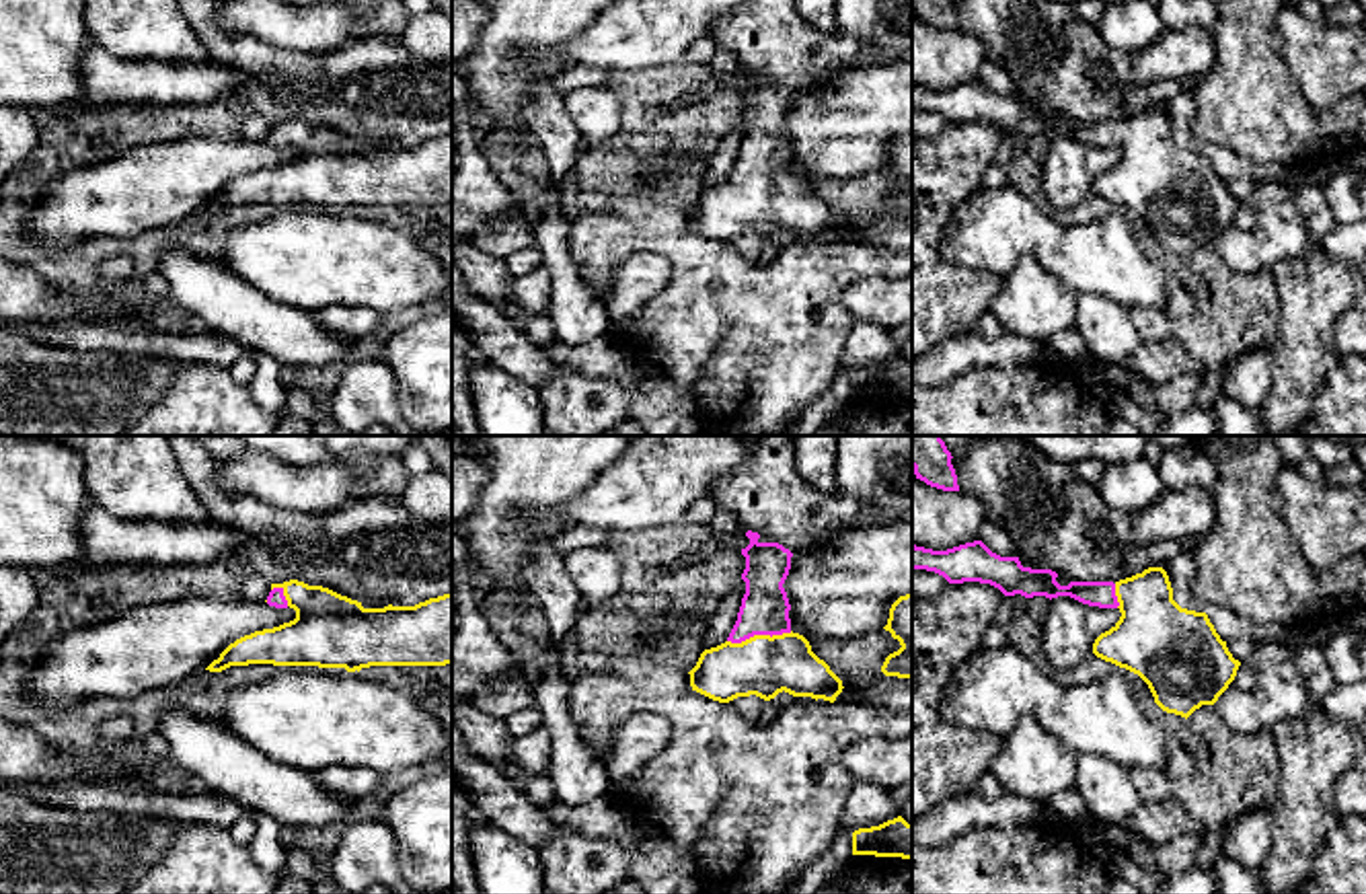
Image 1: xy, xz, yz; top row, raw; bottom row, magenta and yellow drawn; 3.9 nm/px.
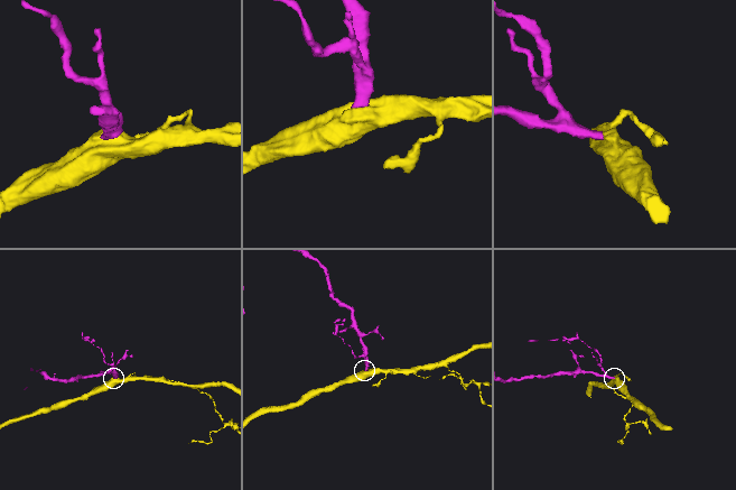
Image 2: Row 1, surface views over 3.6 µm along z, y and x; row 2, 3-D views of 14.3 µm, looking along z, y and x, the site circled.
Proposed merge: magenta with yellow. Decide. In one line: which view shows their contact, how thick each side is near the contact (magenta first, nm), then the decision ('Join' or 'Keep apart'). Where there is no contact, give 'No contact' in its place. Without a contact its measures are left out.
Touches magenta in xz. Thickness 190 nm (magenta) against 240 nm. Join

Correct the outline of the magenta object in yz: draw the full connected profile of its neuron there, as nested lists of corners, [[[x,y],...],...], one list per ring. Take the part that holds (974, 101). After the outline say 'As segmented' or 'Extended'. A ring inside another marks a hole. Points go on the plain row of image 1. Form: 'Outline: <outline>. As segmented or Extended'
Outline: [[[974,80],[947,90],[912,84],[912,109],[935,111],[949,123],[990,123],[1004,136],[1070,136],[1089,146],[1117,148],[1120,160],[1095,179],[1093,193],[1138,214],[1163,251],[1185,259],[1202,245],[1214,245],[1241,206],[1206,152],[1173,140],[1163,107],[1115,123],[1060,125],[1056,111],[1023,107],[1019,97],[1000,97]]]. Extended

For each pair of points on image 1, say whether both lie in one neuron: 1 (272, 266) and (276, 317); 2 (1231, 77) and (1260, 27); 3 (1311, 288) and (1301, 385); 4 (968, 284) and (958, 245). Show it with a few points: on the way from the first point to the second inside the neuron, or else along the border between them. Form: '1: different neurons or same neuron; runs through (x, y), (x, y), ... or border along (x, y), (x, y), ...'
1: different neurons; border along (233, 272), (266, 294), (313, 313)
2: same neuron; runs through (1243, 64), (1247, 60), (1247, 40)
3: same neuron; runs through (1307, 313), (1303, 360)
4: different neurons; border along (947, 220), (941, 253), (1001, 278)

